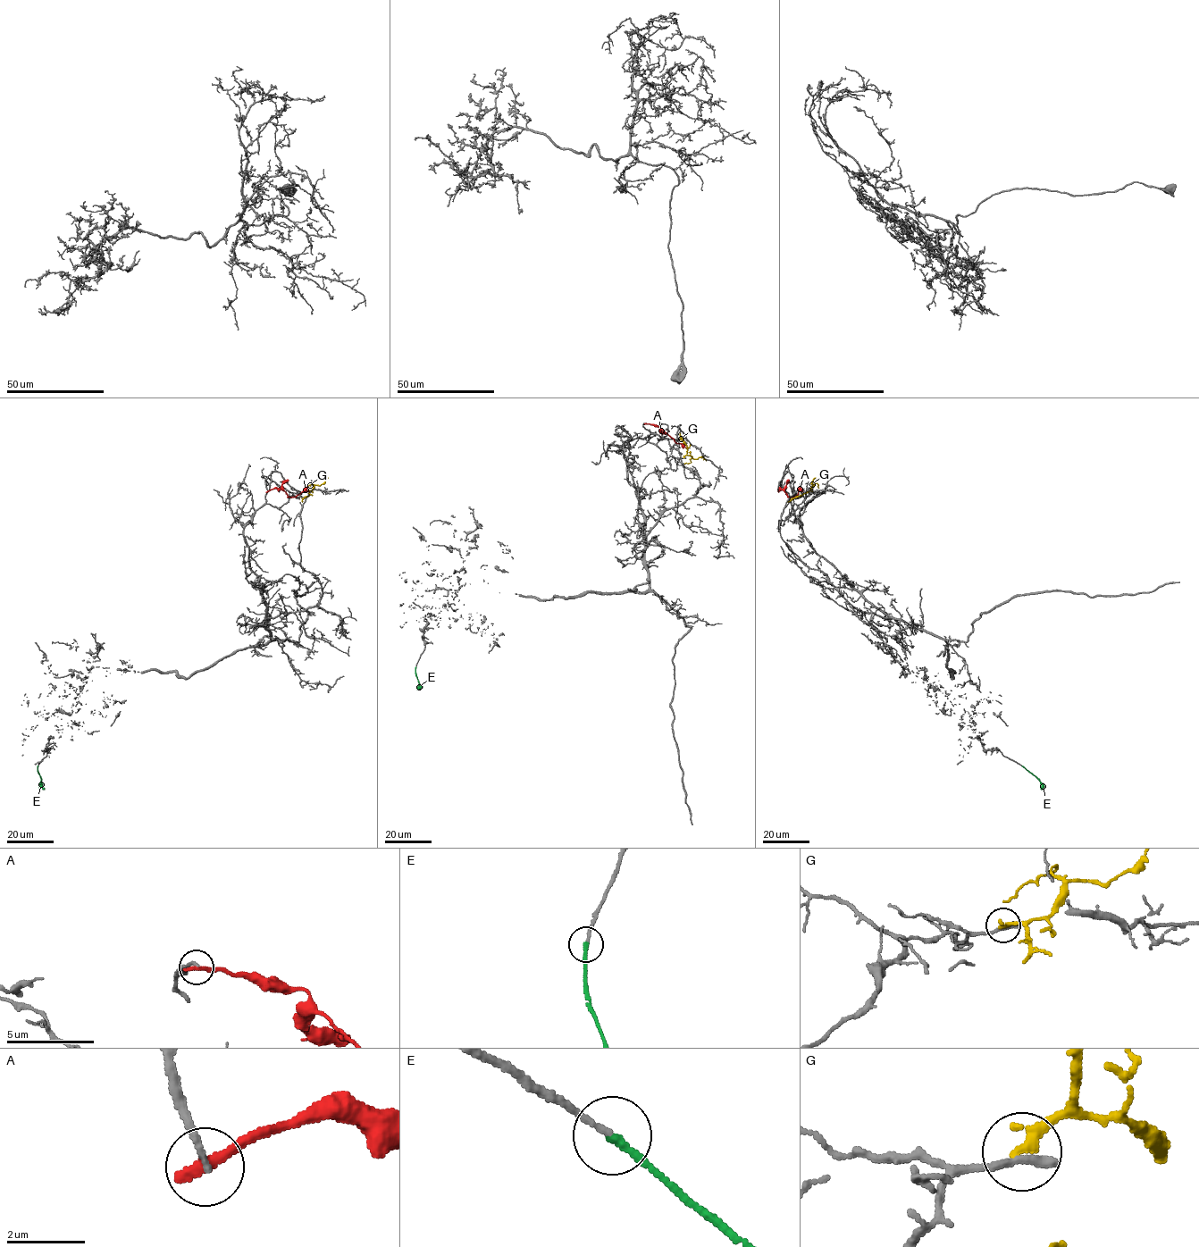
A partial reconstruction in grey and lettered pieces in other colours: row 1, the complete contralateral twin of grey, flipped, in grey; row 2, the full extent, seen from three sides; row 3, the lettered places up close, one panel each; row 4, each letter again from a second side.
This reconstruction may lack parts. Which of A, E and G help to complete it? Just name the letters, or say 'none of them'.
E

